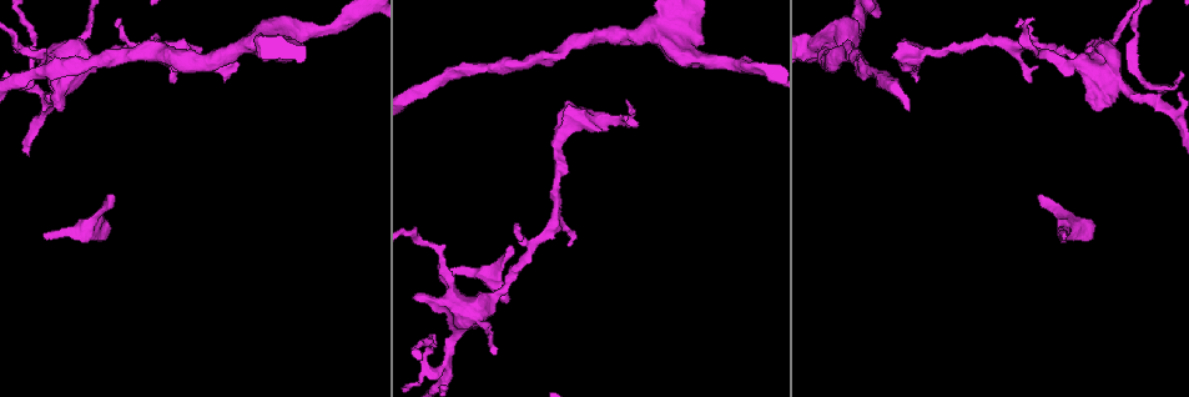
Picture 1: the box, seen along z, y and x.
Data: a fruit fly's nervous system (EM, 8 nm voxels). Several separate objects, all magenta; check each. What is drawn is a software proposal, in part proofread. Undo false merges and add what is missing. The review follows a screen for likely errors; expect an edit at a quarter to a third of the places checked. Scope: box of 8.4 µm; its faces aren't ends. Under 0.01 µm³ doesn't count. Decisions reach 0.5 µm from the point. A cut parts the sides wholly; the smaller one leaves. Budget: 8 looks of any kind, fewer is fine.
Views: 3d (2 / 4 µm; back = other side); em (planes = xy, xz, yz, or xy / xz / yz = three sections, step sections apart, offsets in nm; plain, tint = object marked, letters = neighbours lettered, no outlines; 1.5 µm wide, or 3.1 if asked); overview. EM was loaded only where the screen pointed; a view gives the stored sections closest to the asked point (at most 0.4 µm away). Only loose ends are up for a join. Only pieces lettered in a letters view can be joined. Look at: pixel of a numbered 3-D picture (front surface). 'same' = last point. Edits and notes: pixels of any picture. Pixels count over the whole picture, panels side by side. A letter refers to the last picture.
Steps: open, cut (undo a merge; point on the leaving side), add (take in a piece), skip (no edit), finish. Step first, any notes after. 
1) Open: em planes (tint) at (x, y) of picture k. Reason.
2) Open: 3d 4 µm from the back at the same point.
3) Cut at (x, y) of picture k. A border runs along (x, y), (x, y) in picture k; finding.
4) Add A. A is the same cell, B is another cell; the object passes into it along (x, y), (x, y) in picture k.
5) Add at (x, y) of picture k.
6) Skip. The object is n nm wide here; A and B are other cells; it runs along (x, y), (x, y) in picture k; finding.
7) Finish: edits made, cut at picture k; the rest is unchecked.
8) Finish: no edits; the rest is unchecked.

Open: em planes (letters) at (110, 229) of picture 1. Free end.

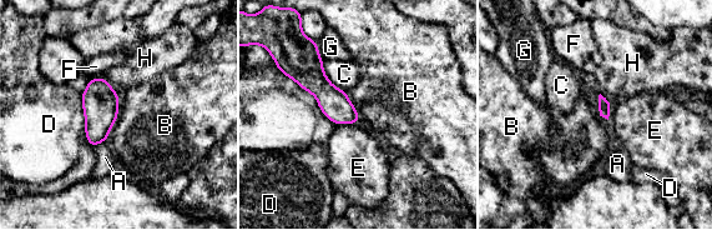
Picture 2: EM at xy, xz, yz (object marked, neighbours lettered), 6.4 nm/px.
Skip. A, B, C, D, E, F, G and H are other cells; a border runs along (119, 95), (119, 115), (106, 140) in picture 2; no lettered piece goes on from it.

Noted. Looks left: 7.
Open: em xz step 4 (letters) at (1086, 53) of picture 1. Free end.

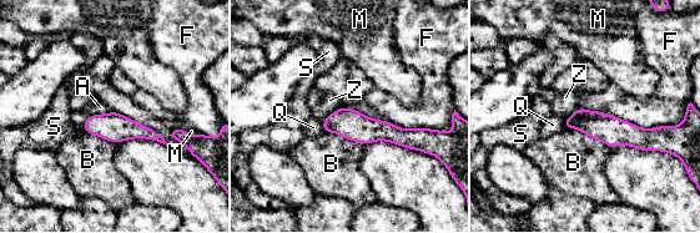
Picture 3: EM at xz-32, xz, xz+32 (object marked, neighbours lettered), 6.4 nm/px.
Open: em planes (letters) at the same point.

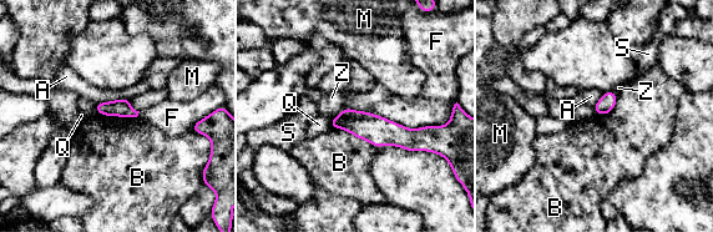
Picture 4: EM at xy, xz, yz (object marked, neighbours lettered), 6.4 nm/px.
Skip. The object is 110 nm wide here; A, B, F, M, Q, S and Z are other cells; a border runs along (330, 126), (367, 140), (374, 147) in picture 4; no lettered piece goes on from it.

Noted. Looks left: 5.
Finish: no edits; the rest is unchecked.

